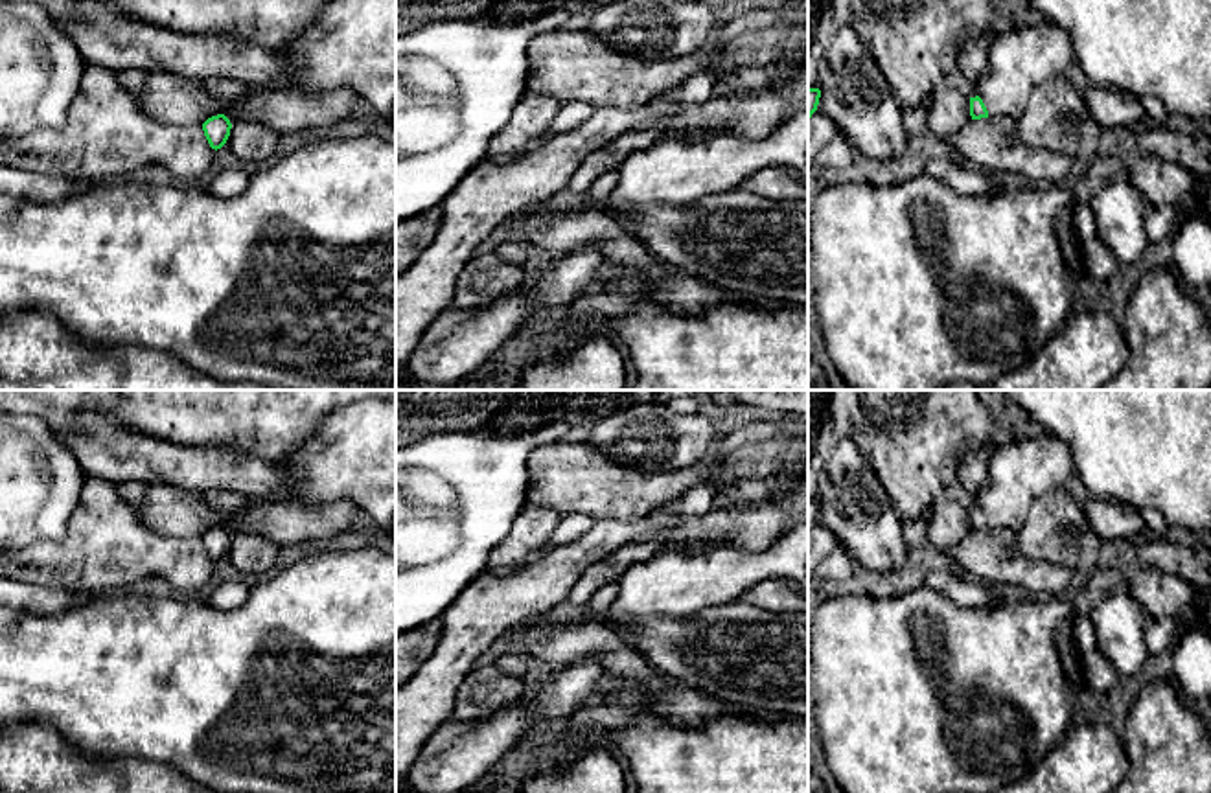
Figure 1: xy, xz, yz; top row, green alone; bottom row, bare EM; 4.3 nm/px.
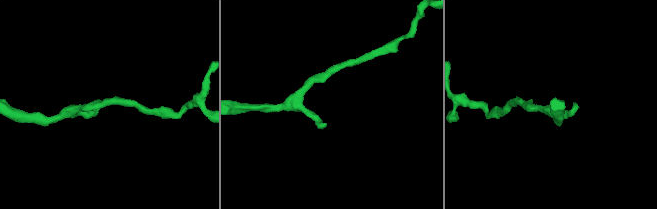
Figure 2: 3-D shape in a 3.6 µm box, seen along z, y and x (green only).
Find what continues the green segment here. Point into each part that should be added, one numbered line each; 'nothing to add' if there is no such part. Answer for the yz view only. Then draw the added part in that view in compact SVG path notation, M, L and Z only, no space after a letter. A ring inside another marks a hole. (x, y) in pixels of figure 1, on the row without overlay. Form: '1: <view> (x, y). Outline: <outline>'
1: yz (1022, 471). Outline: M1044 432L1005 447L992 447L988 477L975 495L988 528L1018 534L1042 495L1066 488L1075 477L1069 445Z

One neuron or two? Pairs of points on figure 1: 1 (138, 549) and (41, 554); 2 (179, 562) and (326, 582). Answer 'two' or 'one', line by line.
1: one
2: two

